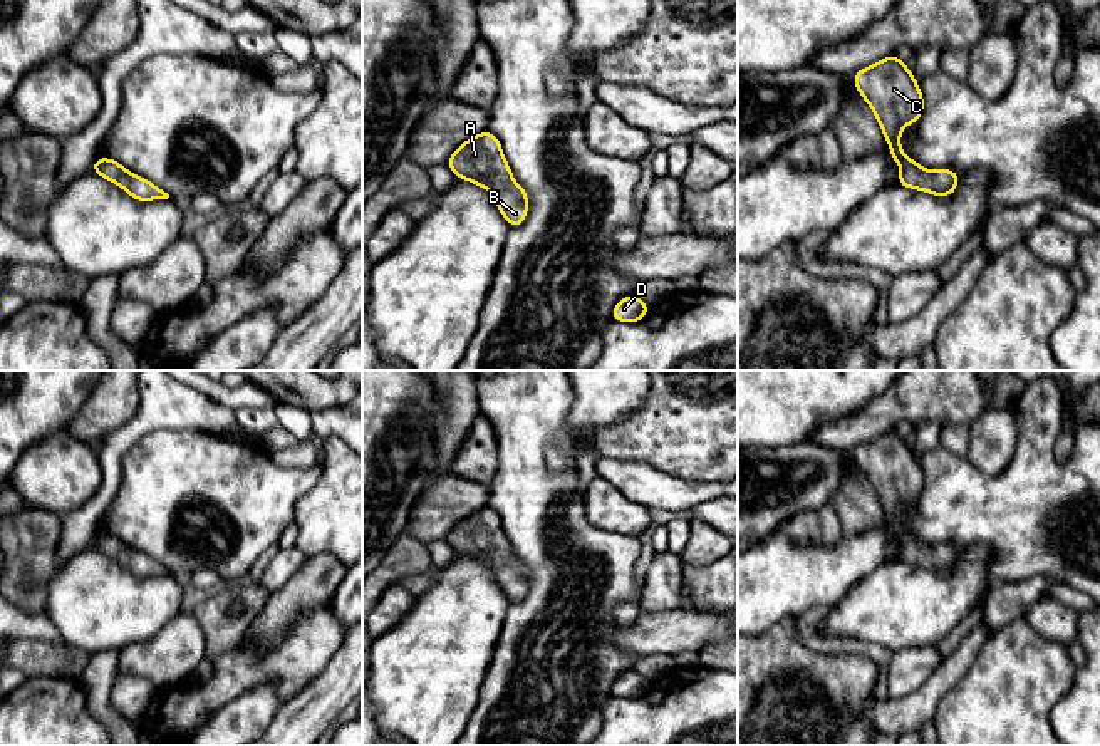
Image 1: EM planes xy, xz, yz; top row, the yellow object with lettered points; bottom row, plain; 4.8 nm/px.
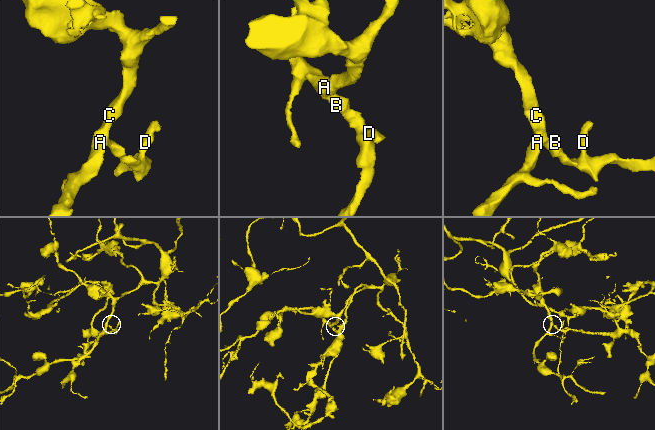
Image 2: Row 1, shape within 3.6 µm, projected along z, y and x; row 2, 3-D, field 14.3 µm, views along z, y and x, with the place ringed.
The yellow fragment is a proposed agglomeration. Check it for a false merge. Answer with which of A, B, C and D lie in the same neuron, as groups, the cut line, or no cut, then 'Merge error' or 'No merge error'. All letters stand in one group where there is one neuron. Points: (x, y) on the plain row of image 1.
Groups: A B C D. No split. No merge error

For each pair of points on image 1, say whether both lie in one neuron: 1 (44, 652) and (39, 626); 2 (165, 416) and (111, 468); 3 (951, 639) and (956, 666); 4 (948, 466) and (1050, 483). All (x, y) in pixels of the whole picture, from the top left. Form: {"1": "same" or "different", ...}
{"1": "different", "2": "same", "3": "different", "4": "same"}

